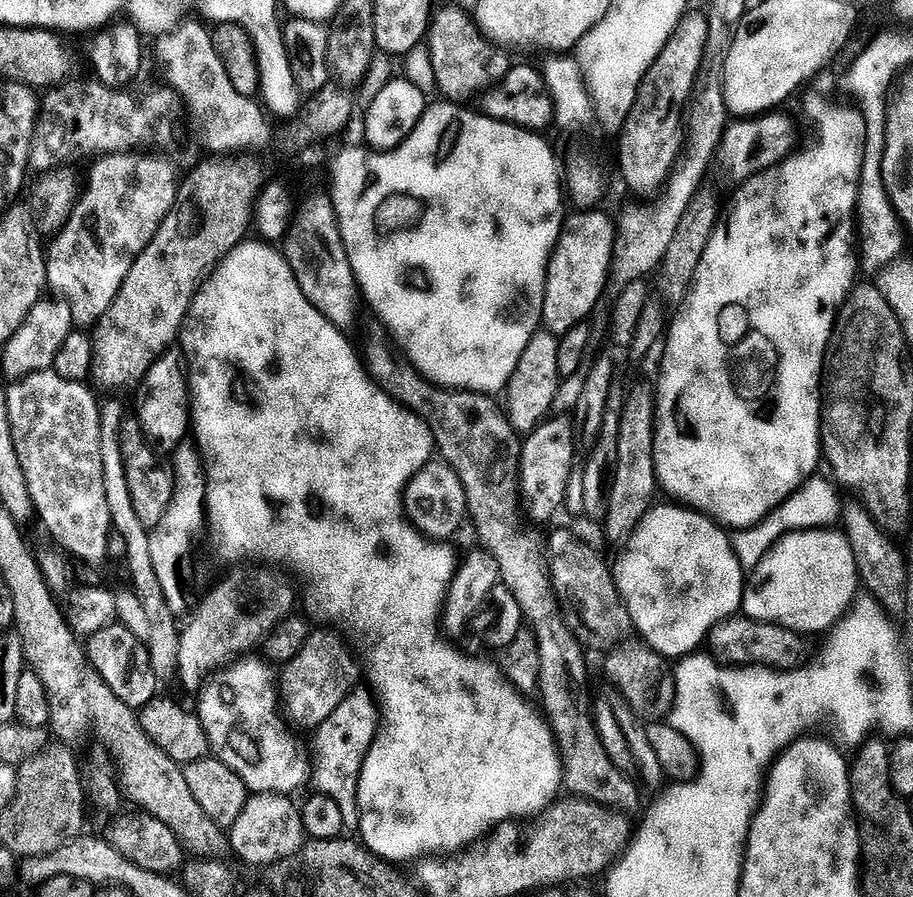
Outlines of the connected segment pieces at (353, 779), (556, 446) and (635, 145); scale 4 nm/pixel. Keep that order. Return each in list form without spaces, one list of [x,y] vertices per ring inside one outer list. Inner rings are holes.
[[[346,699],[338,706],[329,718],[332,724],[332,736],[334,740],[340,742],[320,742],[320,770],[315,779],[320,784],[315,788],[319,795],[325,796],[327,792],[332,792],[330,798],[338,802],[338,810],[342,810],[342,818],[348,816],[348,824],[360,824],[360,811],[356,805],[356,791],[360,781],[360,771],[364,765],[364,760],[368,756],[368,751],[372,748],[372,741],[375,740],[378,728],[371,725],[372,712],[368,712],[368,704],[350,704]]]
[[[564,414],[555,415],[538,424],[523,441],[520,454],[520,489],[525,503],[530,504],[534,519],[548,521],[567,501],[569,478],[576,466],[576,455],[575,425]]]
[[[689,11],[680,19],[680,24],[672,31],[672,36],[666,42],[662,54],[652,63],[649,72],[642,78],[633,109],[630,110],[625,124],[618,133],[620,140],[620,172],[624,175],[624,184],[633,192],[636,198],[655,198],[660,195],[665,186],[665,180],[671,174],[672,167],[677,161],[677,153],[663,152],[664,143],[668,140],[667,120],[672,116],[674,106],[689,103],[689,96],[697,87],[696,79],[700,76],[700,67],[705,67],[704,51],[707,44],[708,17],[703,11]]]

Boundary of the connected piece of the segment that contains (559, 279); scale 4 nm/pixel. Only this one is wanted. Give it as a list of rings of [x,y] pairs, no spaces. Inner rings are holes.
[[[588,210],[580,214],[584,216],[576,216],[573,220],[571,217],[548,260],[542,324],[558,338],[583,325],[588,320],[587,316],[595,310],[596,303],[605,295],[612,252],[615,250],[617,225],[612,216],[610,218],[600,211]]]

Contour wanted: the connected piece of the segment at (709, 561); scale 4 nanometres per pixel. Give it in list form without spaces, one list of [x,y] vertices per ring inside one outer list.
[[[656,506],[641,518],[630,539],[623,545],[624,553],[617,558],[616,566],[614,564],[614,579],[622,604],[630,604],[634,600],[642,602],[644,598],[654,594],[656,588],[668,588],[670,594],[676,594],[676,616],[672,616],[676,620],[672,622],[674,626],[670,630],[666,630],[664,620],[638,620],[640,624],[635,631],[641,632],[644,624],[648,624],[648,628],[652,628],[652,624],[660,624],[660,628],[664,628],[664,632],[660,632],[660,636],[664,636],[664,651],[660,655],[663,656],[665,652],[680,652],[687,658],[705,643],[711,629],[734,618],[741,611],[746,578],[732,549],[729,535],[705,514],[692,513],[680,506],[675,507]]]

